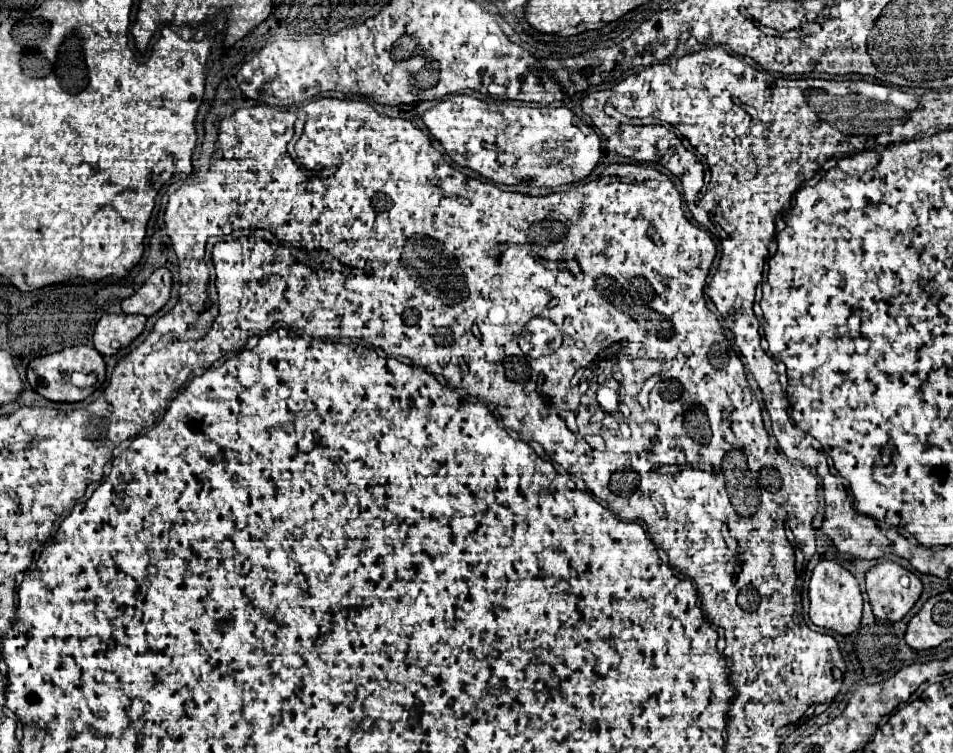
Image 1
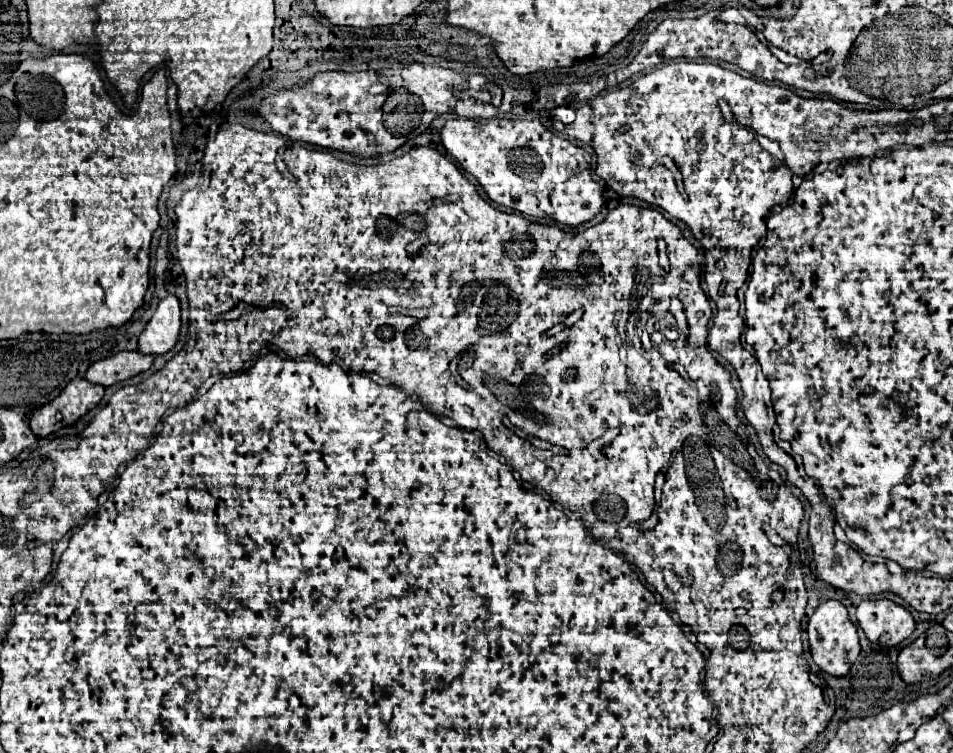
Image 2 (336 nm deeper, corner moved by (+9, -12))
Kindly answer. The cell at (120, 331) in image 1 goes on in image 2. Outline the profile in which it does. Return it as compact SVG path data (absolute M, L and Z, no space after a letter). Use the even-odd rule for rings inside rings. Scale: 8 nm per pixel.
M118 352L112 356L106 356L102 360L96 360L88 370L86 378L94 384L112 386L116 382L122 382L126 378L132 378L152 366L154 356L142 354L142 352Z

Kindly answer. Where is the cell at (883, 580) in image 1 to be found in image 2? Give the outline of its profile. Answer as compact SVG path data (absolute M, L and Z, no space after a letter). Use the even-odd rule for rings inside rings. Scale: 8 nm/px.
M888 598L860 602L856 608L856 618L866 638L882 646L900 644L914 632L916 626L912 614Z

